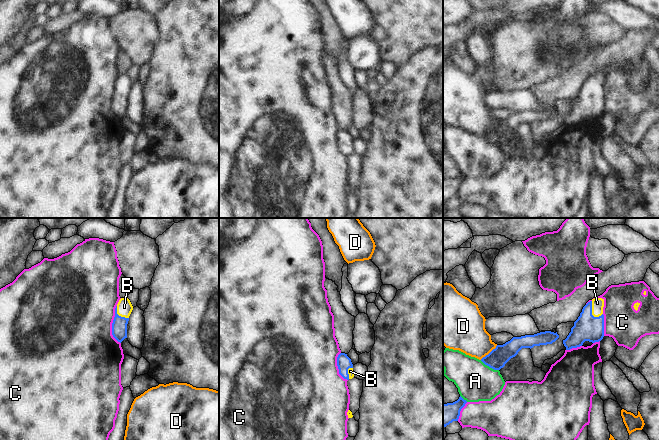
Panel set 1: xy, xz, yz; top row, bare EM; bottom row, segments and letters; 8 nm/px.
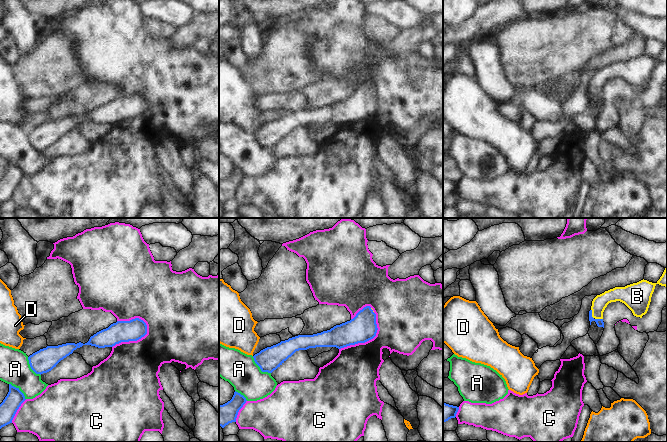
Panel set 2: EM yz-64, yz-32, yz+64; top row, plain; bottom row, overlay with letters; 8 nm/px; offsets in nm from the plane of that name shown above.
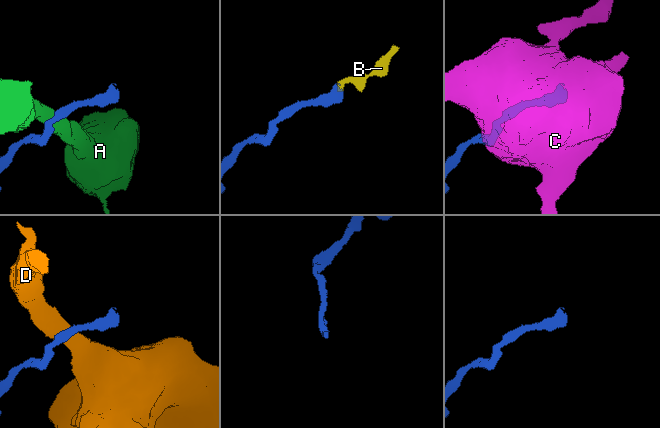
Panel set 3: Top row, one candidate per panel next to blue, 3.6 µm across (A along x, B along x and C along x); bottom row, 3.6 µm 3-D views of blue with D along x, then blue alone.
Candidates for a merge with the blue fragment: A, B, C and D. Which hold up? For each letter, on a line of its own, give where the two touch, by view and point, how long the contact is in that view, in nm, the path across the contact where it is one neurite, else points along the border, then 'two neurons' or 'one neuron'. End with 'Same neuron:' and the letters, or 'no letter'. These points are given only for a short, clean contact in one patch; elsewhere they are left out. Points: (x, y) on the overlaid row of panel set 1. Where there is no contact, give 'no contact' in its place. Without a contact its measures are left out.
A: contact yz (489, 366); length 170 nm; two neurons
B: contact yz (591, 312); length 150 nm; way yz (587, 327), (591, 321), (591, 312), (597, 303); one neuron
C: contact xy (112, 324); length 320 nm; two neurons
D: contact yz (489, 353); length 180 nm; border yz (497, 345), (480, 359); two neurons
Same neuron: B

